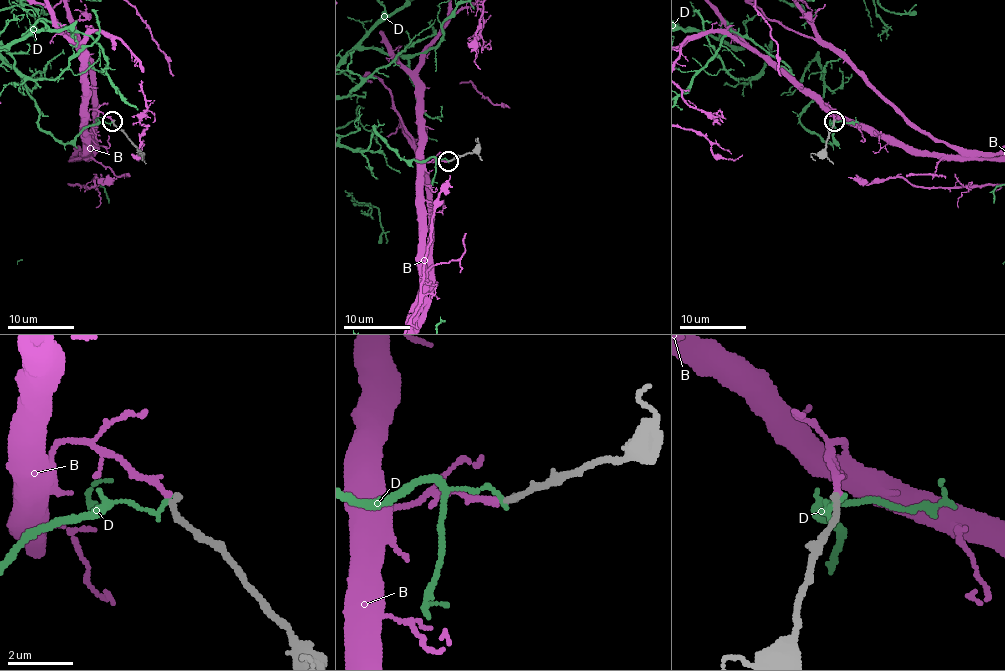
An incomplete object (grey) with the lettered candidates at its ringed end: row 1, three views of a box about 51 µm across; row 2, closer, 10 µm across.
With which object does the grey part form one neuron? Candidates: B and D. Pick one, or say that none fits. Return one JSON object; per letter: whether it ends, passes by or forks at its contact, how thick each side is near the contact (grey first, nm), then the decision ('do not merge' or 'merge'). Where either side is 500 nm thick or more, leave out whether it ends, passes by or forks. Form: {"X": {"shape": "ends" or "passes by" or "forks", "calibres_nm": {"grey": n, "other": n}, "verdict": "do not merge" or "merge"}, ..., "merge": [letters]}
{"B": {"shape": "ends", "calibres_nm": {"grey": 200, "other": 180}, "verdict": "merge"}, "D": {"shape": "ends", "calibres_nm": {"grey": 200, "other": 140}, "verdict": "do not merge"}, "merge": ["B"]}

